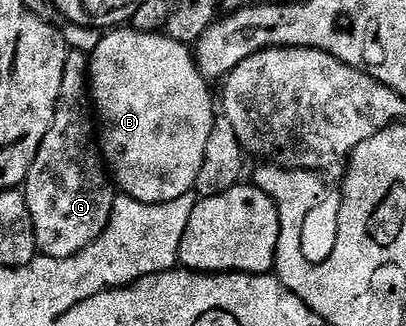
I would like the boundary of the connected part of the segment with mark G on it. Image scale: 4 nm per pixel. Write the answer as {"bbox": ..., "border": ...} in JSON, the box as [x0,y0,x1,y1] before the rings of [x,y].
{"bbox":[23,51,118,258],"border":[[[70,51],[67,66],[63,66],[63,86],[59,86],[57,109],[25,179],[23,195],[42,256],[71,258],[91,246],[91,242],[107,230],[118,193],[95,135],[95,108],[91,103],[86,53]]]}

